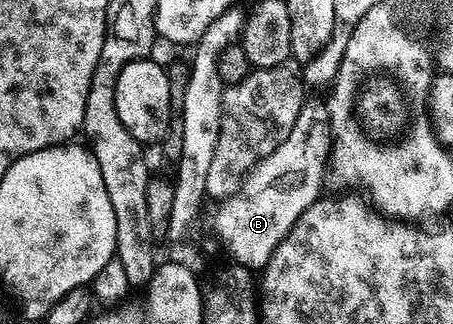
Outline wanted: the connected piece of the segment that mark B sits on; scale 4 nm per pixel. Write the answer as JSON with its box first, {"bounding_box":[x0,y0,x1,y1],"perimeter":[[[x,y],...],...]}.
{"bounding_box":[214,106,331,271],"perimeter":[[[308,106],[303,107],[290,134],[266,158],[252,168],[252,173],[242,186],[219,208],[214,226],[229,254],[239,267],[259,271],[268,264],[270,257],[286,234],[295,226],[298,218],[321,197],[322,180],[328,168],[331,155],[331,131],[327,123],[320,119]]]}

